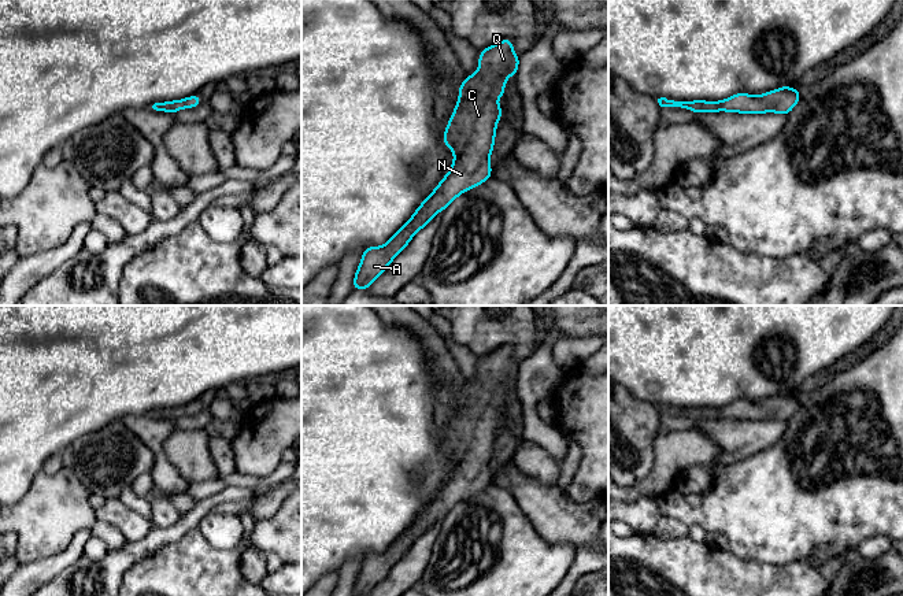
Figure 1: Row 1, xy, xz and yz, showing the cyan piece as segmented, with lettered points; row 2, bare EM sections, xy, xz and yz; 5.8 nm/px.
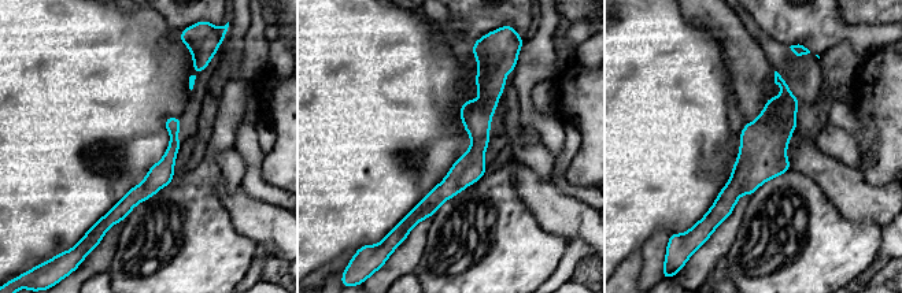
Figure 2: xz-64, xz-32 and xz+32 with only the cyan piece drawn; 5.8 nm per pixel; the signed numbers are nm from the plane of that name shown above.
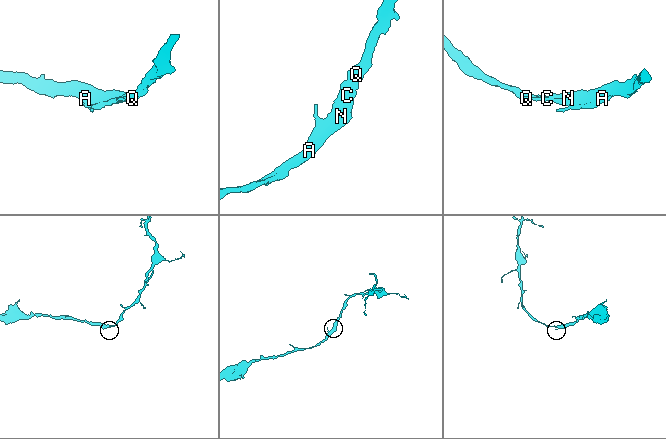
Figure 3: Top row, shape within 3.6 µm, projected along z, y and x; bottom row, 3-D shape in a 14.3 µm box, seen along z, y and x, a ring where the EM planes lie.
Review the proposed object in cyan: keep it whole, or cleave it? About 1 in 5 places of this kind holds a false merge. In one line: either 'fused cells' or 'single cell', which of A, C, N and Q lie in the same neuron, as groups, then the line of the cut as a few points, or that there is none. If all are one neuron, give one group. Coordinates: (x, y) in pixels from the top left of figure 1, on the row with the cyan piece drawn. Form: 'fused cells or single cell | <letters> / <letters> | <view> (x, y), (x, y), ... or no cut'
single cell | A C N Q | no cut

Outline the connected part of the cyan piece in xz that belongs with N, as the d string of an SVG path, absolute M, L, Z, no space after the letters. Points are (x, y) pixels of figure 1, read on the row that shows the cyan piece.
M511 38L480 51L478 73L467 75L460 84L459 100L444 132L444 144L455 155L449 171L385 245L363 251L354 290L369 289L438 211L492 177L489 156L503 114L496 100L504 95L506 79L517 75L518 64L519 56L512 51Z

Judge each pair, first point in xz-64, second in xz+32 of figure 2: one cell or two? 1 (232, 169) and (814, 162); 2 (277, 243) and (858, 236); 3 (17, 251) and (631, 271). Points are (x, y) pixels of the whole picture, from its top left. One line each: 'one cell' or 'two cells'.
1: two cells
2: two cells
3: two cells

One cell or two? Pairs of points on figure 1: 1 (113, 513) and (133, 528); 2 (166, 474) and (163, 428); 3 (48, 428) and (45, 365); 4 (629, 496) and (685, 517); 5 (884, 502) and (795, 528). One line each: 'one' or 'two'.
1: one
2: one
3: one
4: two
5: one

